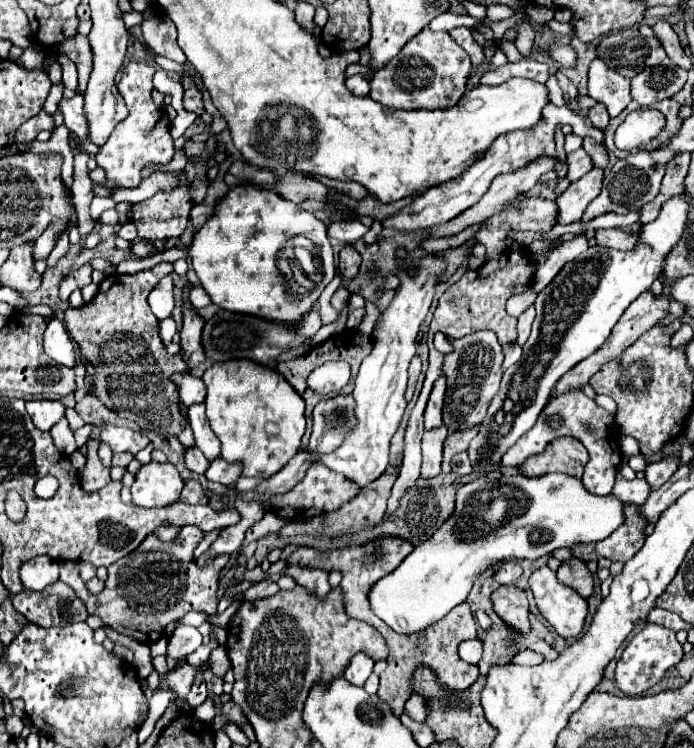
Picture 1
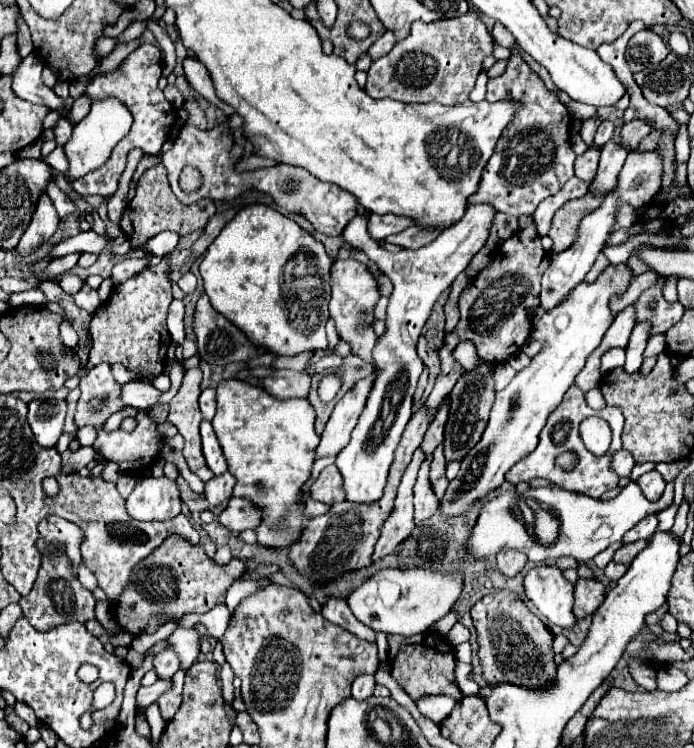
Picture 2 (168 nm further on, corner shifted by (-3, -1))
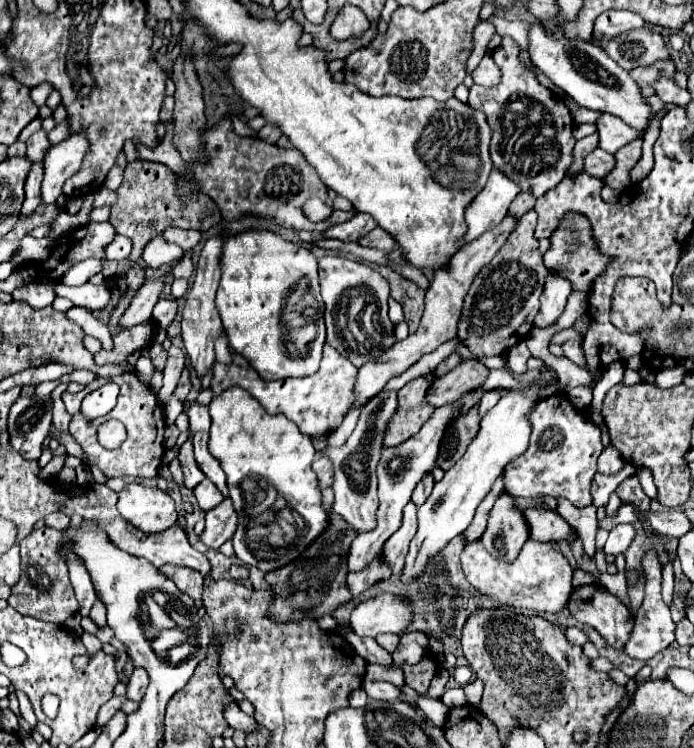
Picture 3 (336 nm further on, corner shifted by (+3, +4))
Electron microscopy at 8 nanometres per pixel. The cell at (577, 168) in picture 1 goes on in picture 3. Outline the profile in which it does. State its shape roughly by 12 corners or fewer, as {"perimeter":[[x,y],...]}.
{"perimeter":[[597,148],[583,160],[589,176],[603,178],[615,166],[613,154]]}

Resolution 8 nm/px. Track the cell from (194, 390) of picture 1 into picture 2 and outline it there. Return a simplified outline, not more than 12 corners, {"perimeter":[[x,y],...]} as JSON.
{"perimeter":[[203,389],[199,397],[201,415],[211,421],[217,403],[215,389]]}

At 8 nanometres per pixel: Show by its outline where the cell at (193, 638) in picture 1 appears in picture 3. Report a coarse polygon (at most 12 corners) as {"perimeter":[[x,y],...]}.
{"perimeter":[[135,668],[129,684],[127,698],[141,700],[149,686],[145,668]]}

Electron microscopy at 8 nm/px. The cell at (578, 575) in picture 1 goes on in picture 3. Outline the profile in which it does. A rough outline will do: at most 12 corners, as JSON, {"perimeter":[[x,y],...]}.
{"perimeter":[[577,586],[567,608],[609,646],[625,648],[633,618],[605,586]]}

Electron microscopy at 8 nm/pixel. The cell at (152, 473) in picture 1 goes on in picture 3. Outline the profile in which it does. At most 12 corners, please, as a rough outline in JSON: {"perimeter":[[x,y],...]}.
{"perimeter":[[137,482],[119,492],[119,514],[143,532],[177,520],[173,498]]}

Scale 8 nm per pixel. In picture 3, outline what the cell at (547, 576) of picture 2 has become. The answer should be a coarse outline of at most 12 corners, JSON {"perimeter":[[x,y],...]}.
{"perimeter":[[527,540],[511,564],[463,550],[471,586],[509,606],[559,612],[573,570]]}

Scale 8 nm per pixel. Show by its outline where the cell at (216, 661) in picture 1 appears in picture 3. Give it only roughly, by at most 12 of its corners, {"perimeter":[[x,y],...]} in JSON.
{"perimeter":[[237,702],[227,704],[227,724],[245,732],[257,728],[251,716],[241,712]]}

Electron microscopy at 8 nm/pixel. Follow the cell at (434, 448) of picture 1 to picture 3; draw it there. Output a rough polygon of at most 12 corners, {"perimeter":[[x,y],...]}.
{"perimeter":[[409,502],[401,528],[383,546],[393,574],[403,568],[417,530],[417,506]]}

